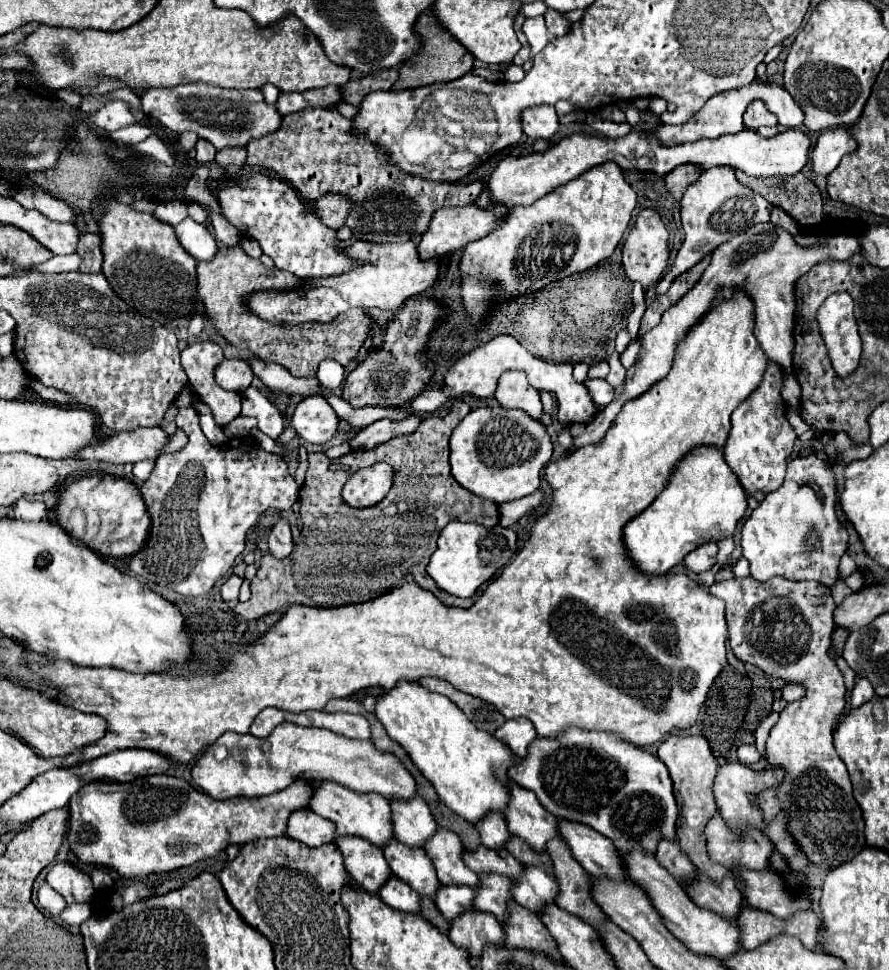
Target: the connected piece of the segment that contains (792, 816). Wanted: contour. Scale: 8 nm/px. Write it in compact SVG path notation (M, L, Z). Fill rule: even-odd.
M753 577L731 579L731 581L715 581L709 591L727 603L727 625L729 625L729 645L733 655L743 661L757 665L771 677L781 677L791 683L801 683L807 689L807 695L801 701L789 703L781 715L777 725L771 729L771 735L765 743L765 759L767 767L781 767L785 777L777 789L761 791L755 797L757 807L763 813L765 821L775 819L779 813L787 815L787 831L811 861L813 867L821 871L829 871L839 867L841 863L853 859L863 847L863 815L851 793L851 781L847 775L845 763L835 755L833 747L833 723L841 715L845 707L845 683L843 675L837 669L835 661L829 657L831 647L831 631L833 623L833 597L827 587L813 581L787 581L783 577L773 577L765 583L755 581Z

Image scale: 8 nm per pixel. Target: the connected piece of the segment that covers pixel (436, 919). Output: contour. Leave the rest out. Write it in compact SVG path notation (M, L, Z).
M421 897L421 915L431 923L435 925L441 933L449 933L447 929L447 919L435 909L435 903L431 897Z

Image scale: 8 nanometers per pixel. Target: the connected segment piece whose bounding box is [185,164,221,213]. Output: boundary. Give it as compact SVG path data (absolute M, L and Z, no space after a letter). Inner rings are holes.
M202 165L198 167L193 175L193 179L189 181L187 189L185 189L185 195L189 201L197 201L205 207L209 207L211 211L215 213L221 213L221 207L219 207L219 201L215 194L209 191L206 180L209 176L210 167L209 165Z

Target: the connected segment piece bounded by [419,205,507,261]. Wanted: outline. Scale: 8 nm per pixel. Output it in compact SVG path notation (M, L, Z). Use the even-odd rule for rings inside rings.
M465 205L465 207L443 207L441 211L437 211L437 215L433 215L433 223L429 227L429 231L421 237L419 243L419 257L423 261L427 259L435 259L435 257L443 257L455 249L465 247L469 241L477 241L483 235L489 235L489 231L493 231L497 227L497 219L501 219L507 213L507 207L495 207L495 209L479 209L477 205Z

